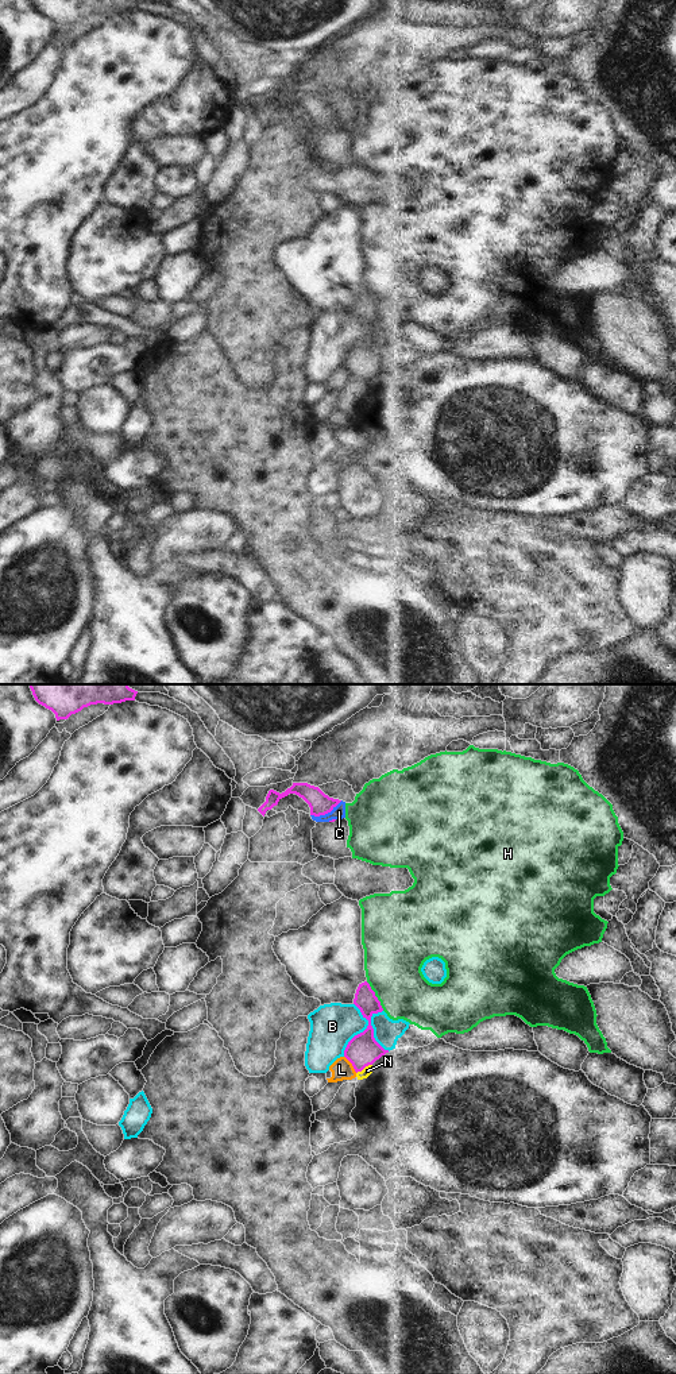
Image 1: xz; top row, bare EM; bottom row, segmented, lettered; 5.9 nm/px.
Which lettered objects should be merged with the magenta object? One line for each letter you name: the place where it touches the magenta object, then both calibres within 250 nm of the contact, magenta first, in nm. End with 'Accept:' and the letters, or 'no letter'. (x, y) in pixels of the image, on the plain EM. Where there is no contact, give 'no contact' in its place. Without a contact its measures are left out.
N: xz (363, 377) | 190/60 nm
Accept: N

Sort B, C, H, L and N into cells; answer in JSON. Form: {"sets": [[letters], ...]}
{"sets": [["B"], ["C"], ["H"], ["L"], ["N"]]}

